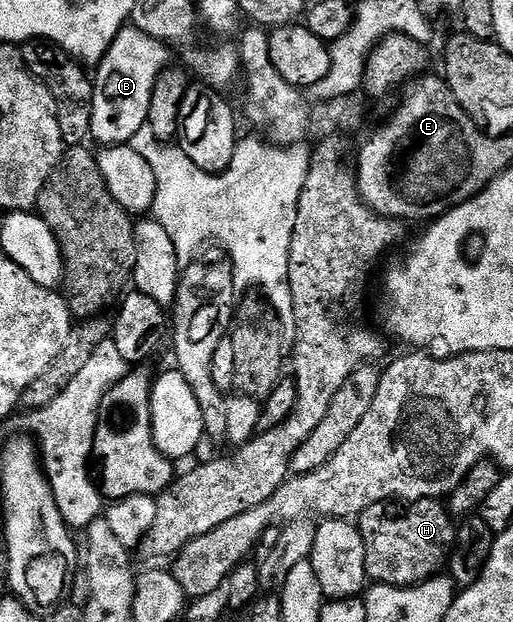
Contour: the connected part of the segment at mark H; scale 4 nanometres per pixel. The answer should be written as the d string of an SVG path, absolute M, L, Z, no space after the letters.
M441 499L383 502L368 506L368 510L364 510L361 516L357 517L356 523L364 538L366 579L376 584L391 584L397 588L412 588L415 584L423 584L447 567L450 552L454 549L456 520Z

